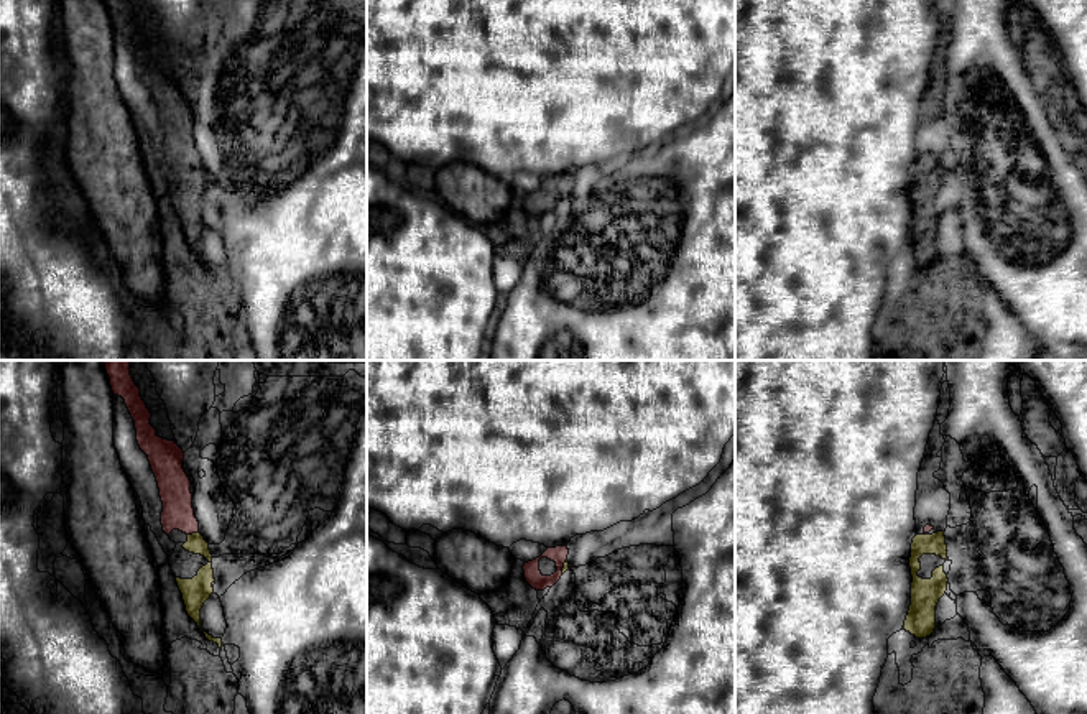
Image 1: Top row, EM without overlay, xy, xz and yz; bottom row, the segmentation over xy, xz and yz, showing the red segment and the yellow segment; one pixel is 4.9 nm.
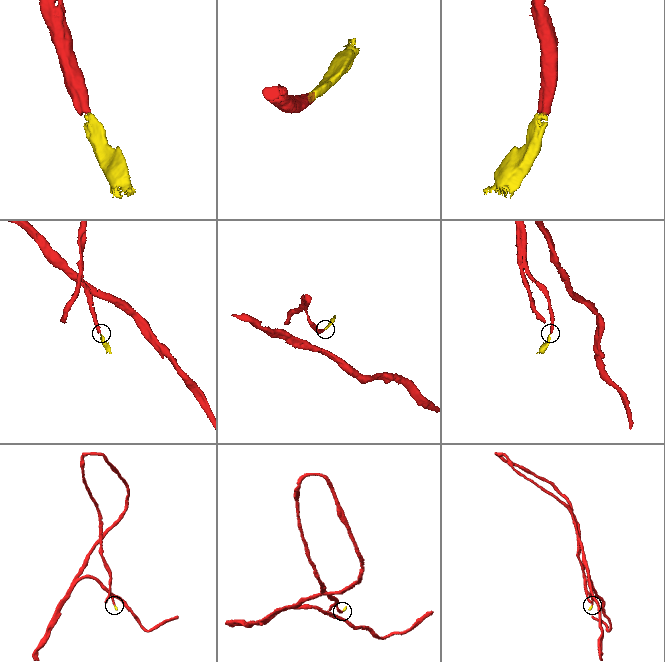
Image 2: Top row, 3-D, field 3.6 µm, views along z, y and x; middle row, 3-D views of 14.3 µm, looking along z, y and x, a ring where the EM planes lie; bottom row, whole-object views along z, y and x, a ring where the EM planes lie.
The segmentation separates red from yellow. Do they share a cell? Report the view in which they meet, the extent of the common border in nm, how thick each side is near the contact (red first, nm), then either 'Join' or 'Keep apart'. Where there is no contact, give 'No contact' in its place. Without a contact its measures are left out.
Touches red in xy. Shared border 60 nm. Thickness 160 nm (red) against 90 nm. Join

